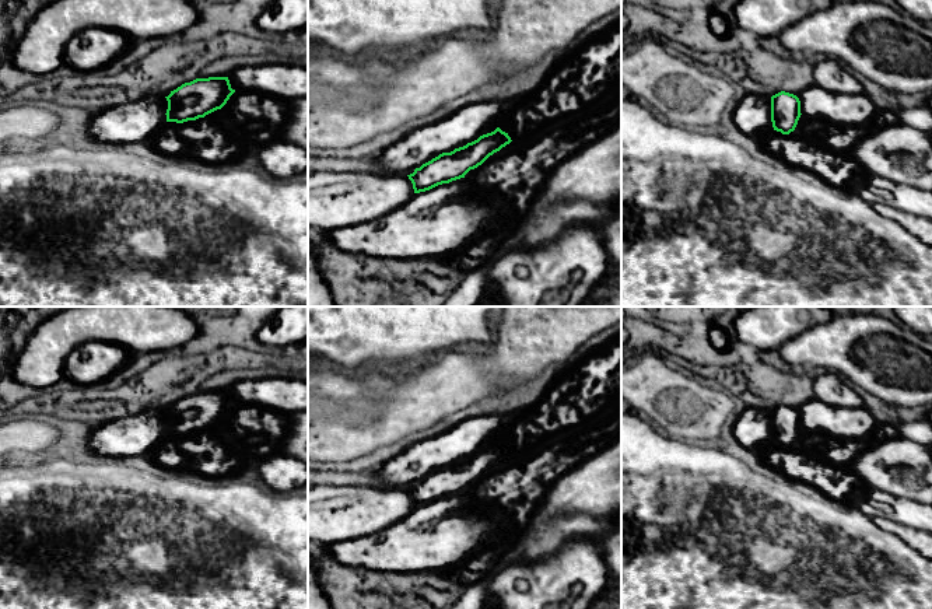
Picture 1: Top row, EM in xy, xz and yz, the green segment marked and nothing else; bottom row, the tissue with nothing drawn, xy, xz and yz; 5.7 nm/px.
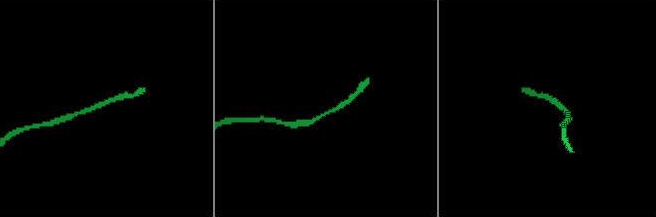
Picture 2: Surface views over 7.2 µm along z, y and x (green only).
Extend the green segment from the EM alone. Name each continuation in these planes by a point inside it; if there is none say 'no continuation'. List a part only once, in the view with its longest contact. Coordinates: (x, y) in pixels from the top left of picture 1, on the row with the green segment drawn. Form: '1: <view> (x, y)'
no continuation

